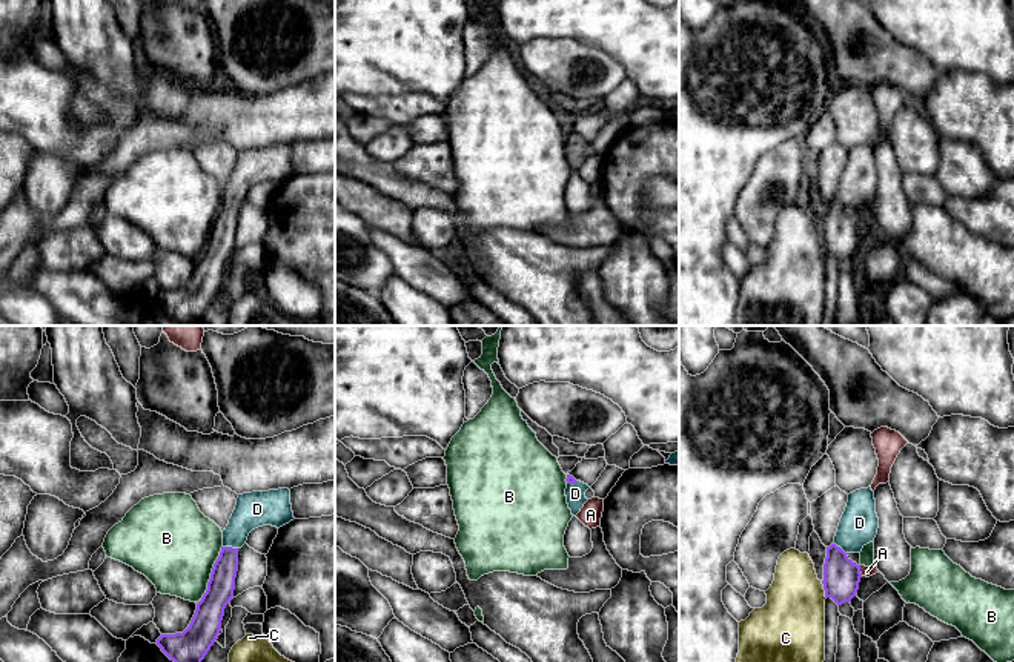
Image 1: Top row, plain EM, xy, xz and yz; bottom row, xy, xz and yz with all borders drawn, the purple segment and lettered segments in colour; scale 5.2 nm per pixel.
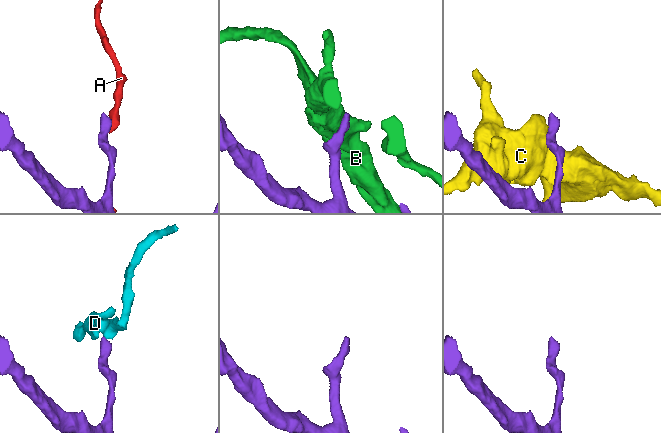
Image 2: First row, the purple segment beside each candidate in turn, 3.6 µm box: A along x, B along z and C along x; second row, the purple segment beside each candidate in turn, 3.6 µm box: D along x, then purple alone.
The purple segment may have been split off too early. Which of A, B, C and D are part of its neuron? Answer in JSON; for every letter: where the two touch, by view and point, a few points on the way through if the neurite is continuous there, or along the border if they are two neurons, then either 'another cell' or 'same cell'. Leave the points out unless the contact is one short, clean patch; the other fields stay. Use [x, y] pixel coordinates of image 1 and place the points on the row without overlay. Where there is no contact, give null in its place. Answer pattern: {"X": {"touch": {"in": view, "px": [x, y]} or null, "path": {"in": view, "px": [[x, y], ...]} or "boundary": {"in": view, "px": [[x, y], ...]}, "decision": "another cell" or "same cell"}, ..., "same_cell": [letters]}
{"A": {"touch": {"in": "yz", "px": [859, 226]}, "decision": "another cell"}, "B": {"touch": {"in": "xy", "px": [212, 228]}, "decision": "another cell"}, "C": {"touch": {"in": "yz", "px": [825, 246]}, "decision": "another cell"}, "D": {"touch": {"in": "xy", "px": [231, 203]}, "path": {"in": "xy", "px": [[220, 244], [231, 203], [238, 183], [257, 165]]}, "decision": "same cell"}, "same_cell": ["D"]}

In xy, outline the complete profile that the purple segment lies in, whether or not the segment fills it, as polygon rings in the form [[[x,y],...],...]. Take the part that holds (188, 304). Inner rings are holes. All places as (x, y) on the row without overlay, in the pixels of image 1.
[[[290,146],[243,149],[223,186],[223,203],[214,220],[207,246],[197,260],[195,270],[183,289],[161,290],[157,301],[180,323],[200,323],[221,287],[226,261],[234,253],[238,227],[238,206],[252,186],[272,181],[283,183],[293,177]]]

